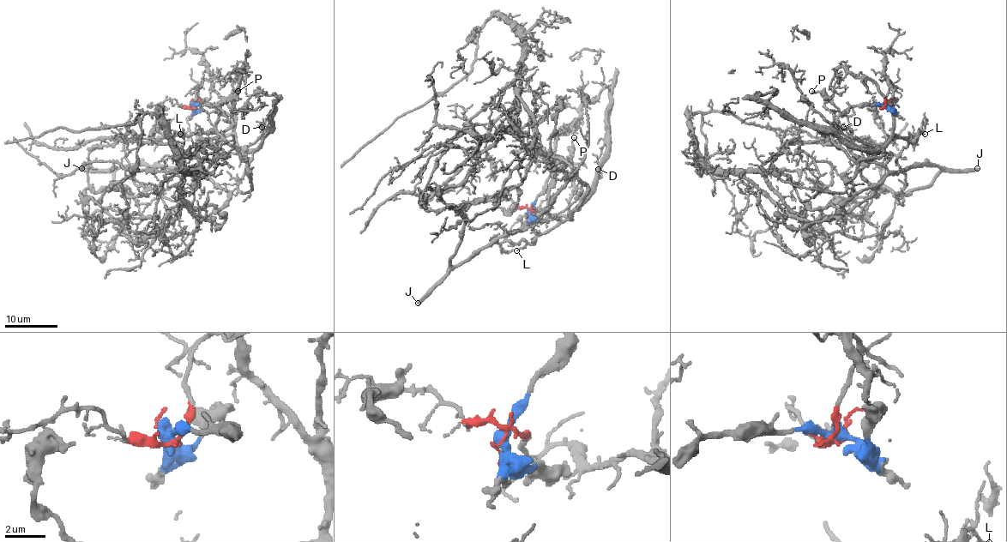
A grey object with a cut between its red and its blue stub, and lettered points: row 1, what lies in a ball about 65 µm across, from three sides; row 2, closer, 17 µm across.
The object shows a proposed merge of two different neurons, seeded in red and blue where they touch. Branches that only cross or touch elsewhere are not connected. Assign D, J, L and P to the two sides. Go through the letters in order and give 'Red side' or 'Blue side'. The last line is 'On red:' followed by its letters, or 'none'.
D: Red side
J: Blue side
L: Red side
P: Blue side
On red: D, L

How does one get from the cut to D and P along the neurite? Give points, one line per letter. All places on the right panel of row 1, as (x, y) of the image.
D: (887, 107), (890, 84), (888, 79), (892, 91), (893, 135), (883, 147), (867, 145), (843, 127)
P: (885, 107), (856, 104), (841, 113), (819, 93), (811, 91)

